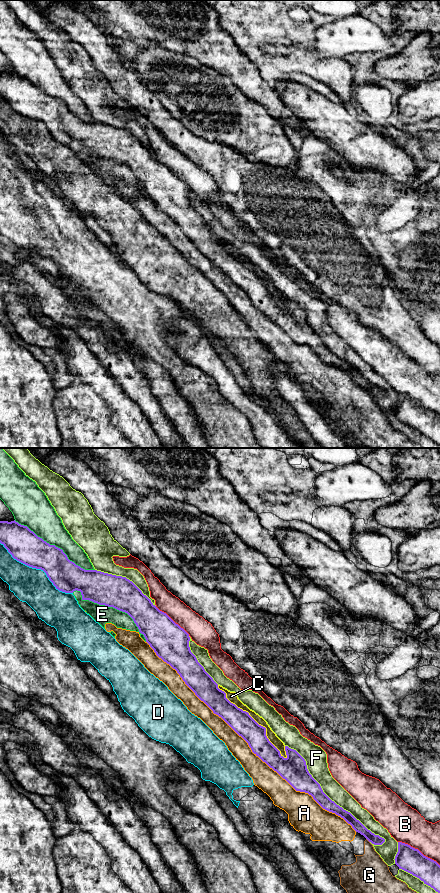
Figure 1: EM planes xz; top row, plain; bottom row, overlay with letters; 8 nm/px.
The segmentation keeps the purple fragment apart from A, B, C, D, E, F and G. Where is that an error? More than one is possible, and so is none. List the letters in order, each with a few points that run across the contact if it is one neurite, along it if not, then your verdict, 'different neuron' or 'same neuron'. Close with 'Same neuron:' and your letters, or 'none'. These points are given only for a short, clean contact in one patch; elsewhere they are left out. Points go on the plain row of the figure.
A: different neuron
B: different neuron
C: different neuron
D: different neuron
E: different neuron
F: different neuron
G: line xz (366, 390), (369, 394); different neuron
Same neuron: none

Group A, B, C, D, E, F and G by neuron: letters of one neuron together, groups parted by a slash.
A G / B / C / D / E / F

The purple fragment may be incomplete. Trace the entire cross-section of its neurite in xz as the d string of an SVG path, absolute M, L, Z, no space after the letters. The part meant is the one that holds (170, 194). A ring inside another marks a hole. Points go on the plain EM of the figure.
M0 73L0 95L8 102L14 111L17 113L36 121L43 122L49 132L59 143L65 145L73 145L80 143L82 152L89 152L99 157L113 159L119 163L127 165L134 173L139 181L139 184L144 187L146 194L154 202L156 207L164 214L169 216L177 223L185 236L195 245L195 247L203 253L214 266L221 269L239 288L241 288L249 297L252 304L265 314L270 320L276 323L283 331L285 331L296 343L308 345L313 351L325 362L335 365L343 370L352 380L363 387L369 394L374 397L382 397L385 391L379 387L375 387L368 382L359 372L357 372L350 364L344 362L342 359L332 353L322 342L320 336L309 325L305 311L294 301L285 298L287 309L284 310L280 303L269 293L266 288L266 280L259 277L248 264L238 260L235 256L231 255L226 250L226 245L218 240L218 236L213 230L205 223L204 219L198 214L196 208L191 204L189 199L190 189L189 186L176 176L166 165L160 163L151 152L142 145L142 143L129 131L122 128L116 128L104 125L97 122L85 122L74 114L70 113L62 101L55 97L50 97L42 90L38 89L27 78L21 77L18 74Z

